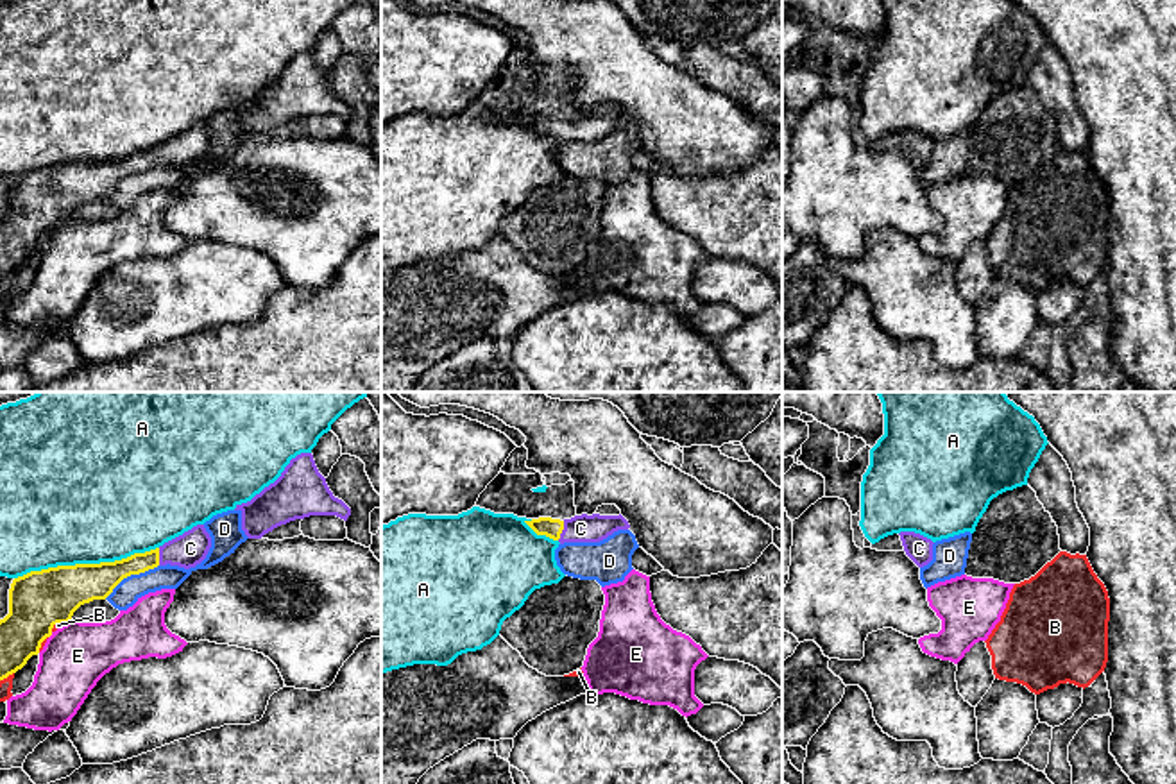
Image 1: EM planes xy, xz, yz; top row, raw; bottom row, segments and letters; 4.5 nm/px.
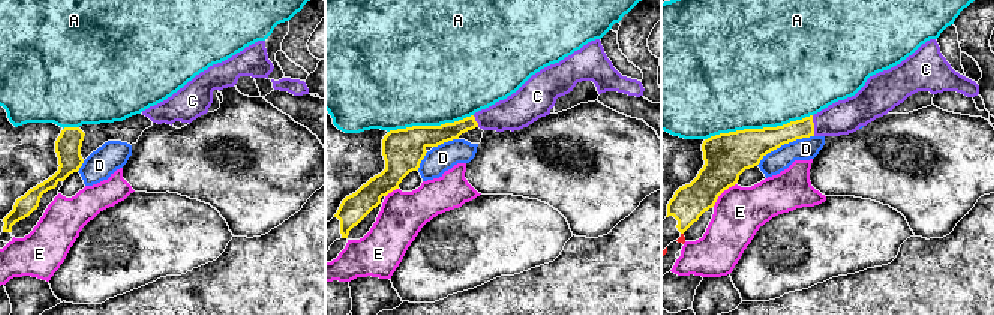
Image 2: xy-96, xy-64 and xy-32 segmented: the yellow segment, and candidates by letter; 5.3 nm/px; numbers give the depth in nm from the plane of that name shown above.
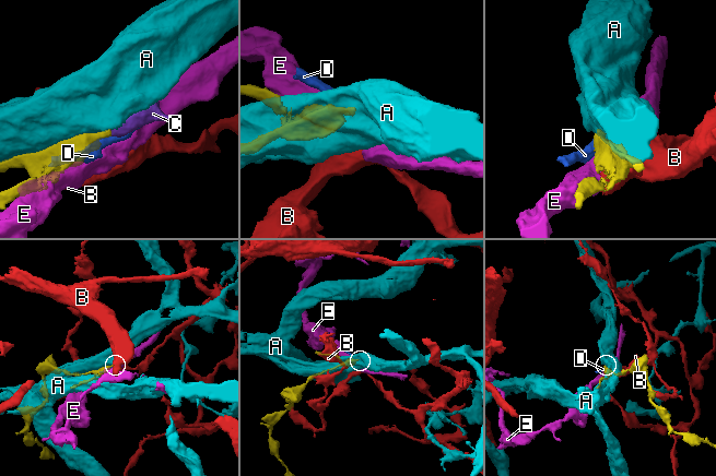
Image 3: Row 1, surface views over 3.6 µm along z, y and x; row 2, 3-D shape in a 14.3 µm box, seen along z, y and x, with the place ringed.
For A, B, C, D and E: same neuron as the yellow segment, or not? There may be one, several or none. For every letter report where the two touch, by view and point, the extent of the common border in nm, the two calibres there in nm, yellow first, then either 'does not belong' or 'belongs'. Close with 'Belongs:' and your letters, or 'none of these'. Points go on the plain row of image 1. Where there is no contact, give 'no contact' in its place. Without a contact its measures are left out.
A: xy (86, 163) | 650 nm | 260/500 nm | does not belong
B: xy (58, 221) | 80 nm | 260/20 nm | does not belong
C: xz (562, 127) | 90 nm | 90/130 nm | belongs
D: xy (131, 172) | 300 nm | 180/110 nm | does not belong
E: xy (68, 219) | 50 nm | 260/300 nm | does not belong
Belongs: C

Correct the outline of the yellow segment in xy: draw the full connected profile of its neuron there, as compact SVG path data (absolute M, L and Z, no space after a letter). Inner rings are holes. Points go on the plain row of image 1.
M197 124L163 145L100 163L57 165L13 179L9 213L0 218L0 279L21 268L57 222L93 199L106 199L127 175L158 165L184 168L200 163L211 147L204 124Z

